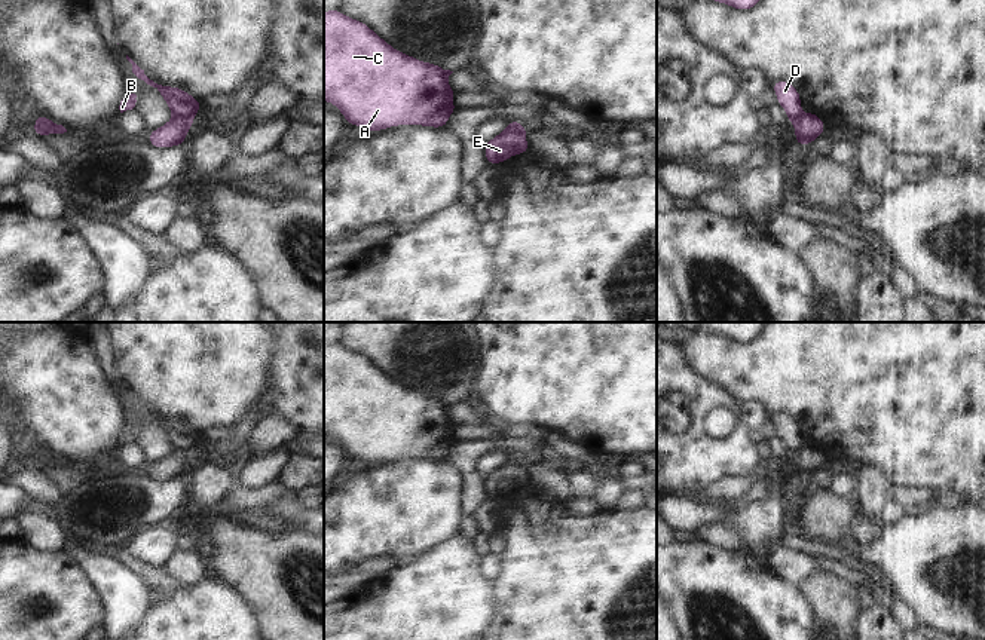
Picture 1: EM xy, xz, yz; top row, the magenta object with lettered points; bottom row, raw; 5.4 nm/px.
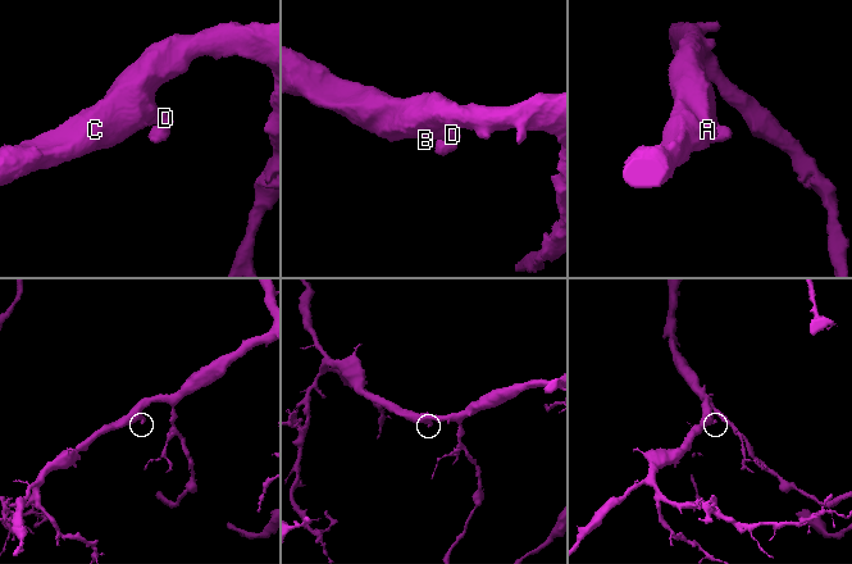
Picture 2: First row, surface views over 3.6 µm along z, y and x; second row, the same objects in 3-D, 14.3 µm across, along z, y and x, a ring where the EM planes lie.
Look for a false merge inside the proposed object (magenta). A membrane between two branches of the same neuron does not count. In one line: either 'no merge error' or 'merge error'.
merge error

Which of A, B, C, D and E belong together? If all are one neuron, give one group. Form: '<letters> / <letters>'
A B C D / E

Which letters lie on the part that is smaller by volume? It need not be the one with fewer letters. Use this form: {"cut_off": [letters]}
{"cut_off": ["E"]}

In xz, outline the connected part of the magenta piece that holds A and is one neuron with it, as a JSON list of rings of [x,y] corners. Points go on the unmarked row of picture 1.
[[[336,340],[324,345],[324,434],[334,437],[348,457],[367,460],[370,465],[400,457],[447,460],[447,451],[458,443],[453,438],[456,425],[447,414],[452,405],[397,383],[367,356],[346,349]]]

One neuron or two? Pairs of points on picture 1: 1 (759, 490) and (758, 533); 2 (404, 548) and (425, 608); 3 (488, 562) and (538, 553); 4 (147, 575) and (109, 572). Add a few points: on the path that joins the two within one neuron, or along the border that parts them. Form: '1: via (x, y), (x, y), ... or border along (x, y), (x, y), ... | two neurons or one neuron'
1: border along (770, 493), (762, 501), (743, 502) | two neurons
2: border along (439, 544), (407, 565), (394, 567) | two neurons
3: border along (499, 556), (499, 572), (492, 581) | two neurons
4: border along (118, 557), (149, 585), (152, 602) | two neurons

